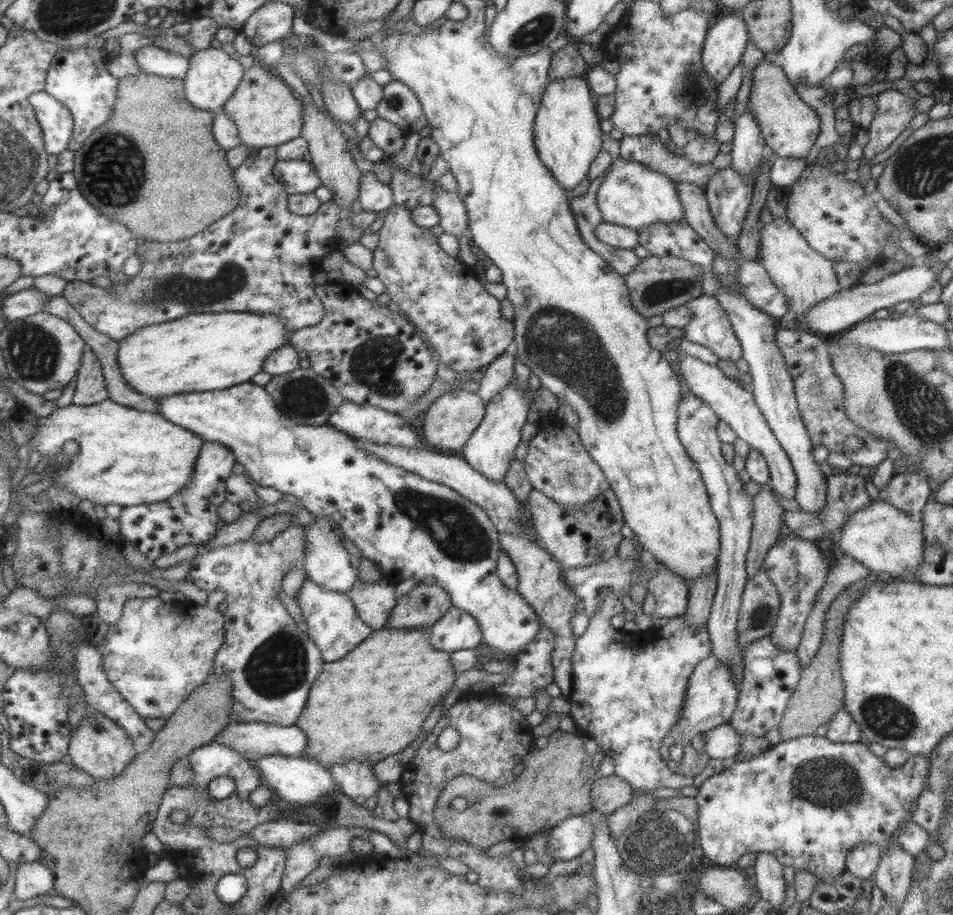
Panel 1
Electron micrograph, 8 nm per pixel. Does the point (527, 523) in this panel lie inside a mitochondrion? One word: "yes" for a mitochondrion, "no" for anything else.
no

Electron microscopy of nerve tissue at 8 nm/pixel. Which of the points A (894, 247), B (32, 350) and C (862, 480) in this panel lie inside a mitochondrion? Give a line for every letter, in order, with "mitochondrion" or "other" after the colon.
A: other
B: mitochondrion
C: other

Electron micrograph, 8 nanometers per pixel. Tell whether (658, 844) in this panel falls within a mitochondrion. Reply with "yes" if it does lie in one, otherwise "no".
yes

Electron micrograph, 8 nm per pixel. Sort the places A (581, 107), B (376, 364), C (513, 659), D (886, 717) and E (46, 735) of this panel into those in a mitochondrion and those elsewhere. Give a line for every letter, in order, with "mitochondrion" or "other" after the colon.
A: other
B: mitochondrion
C: other
D: mitochondrion
E: other

